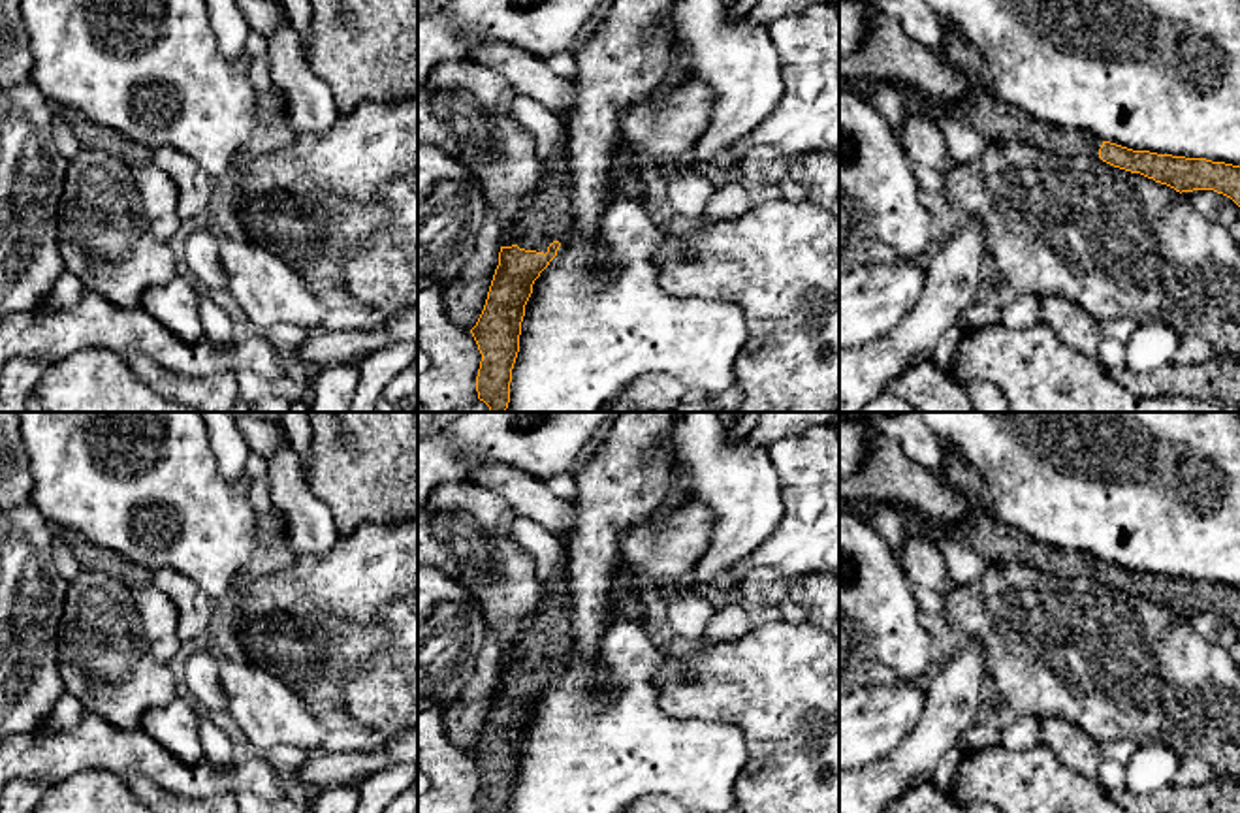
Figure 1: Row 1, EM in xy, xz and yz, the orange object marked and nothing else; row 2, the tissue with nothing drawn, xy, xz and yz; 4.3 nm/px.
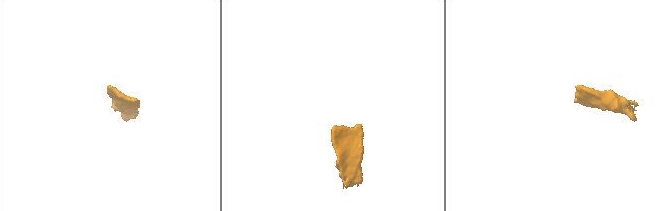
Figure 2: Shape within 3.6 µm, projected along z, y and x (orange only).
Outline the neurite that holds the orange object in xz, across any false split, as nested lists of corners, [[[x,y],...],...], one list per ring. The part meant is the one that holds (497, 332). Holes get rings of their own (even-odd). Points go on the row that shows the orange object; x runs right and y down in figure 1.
[[[544,162],[540,186],[517,218],[521,239],[501,247],[484,311],[470,329],[482,354],[476,391],[491,412],[506,412],[512,369],[519,352],[521,322],[533,284],[557,256],[559,237],[570,230],[572,188],[568,171],[553,171]]]

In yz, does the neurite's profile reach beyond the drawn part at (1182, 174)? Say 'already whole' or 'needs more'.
needs more

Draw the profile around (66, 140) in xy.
[[[58,113],[53,124],[53,136],[60,154],[66,160],[73,158],[83,149],[77,134],[72,128],[70,117],[66,113]]]

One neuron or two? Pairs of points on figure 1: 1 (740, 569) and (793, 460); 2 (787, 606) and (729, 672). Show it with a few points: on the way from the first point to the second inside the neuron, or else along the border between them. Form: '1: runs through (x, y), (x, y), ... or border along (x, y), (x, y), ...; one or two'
1: runs through (770, 550), (796, 524), (796, 490); one
2: border along (781, 618), (793, 623), (806, 623); two

